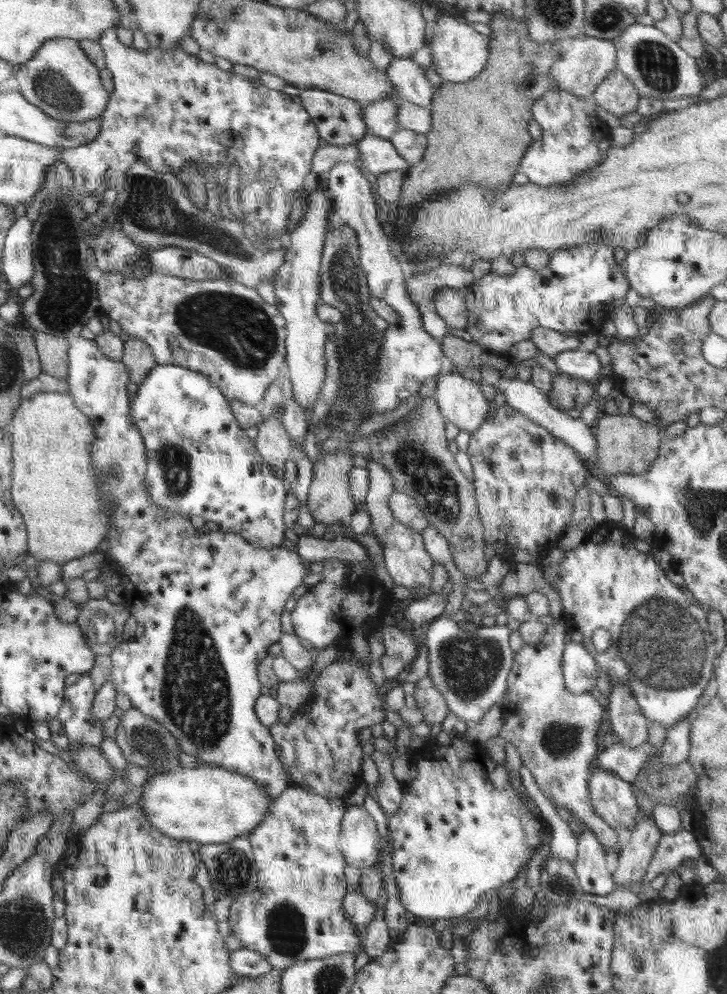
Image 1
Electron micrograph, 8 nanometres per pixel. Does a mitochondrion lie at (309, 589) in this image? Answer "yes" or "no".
no

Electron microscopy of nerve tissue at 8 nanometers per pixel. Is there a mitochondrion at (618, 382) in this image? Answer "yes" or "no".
no

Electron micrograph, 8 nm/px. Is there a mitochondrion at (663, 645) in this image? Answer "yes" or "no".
yes

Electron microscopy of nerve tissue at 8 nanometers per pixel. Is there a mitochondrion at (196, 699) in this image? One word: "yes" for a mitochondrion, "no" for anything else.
yes

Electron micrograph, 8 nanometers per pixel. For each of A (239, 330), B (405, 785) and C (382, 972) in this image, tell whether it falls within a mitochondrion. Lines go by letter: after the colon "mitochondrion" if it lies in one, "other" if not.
A: mitochondrion
B: other
C: other

